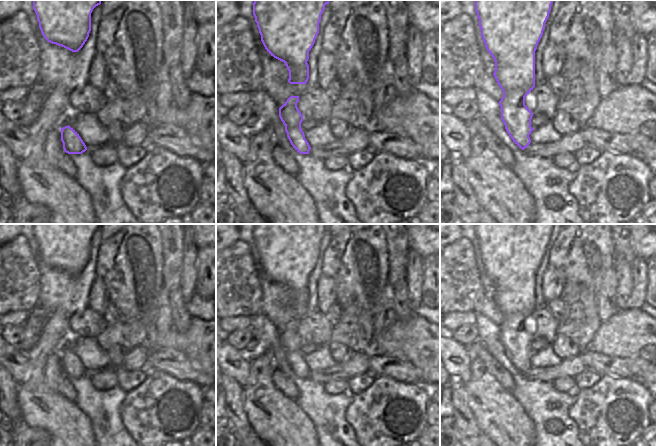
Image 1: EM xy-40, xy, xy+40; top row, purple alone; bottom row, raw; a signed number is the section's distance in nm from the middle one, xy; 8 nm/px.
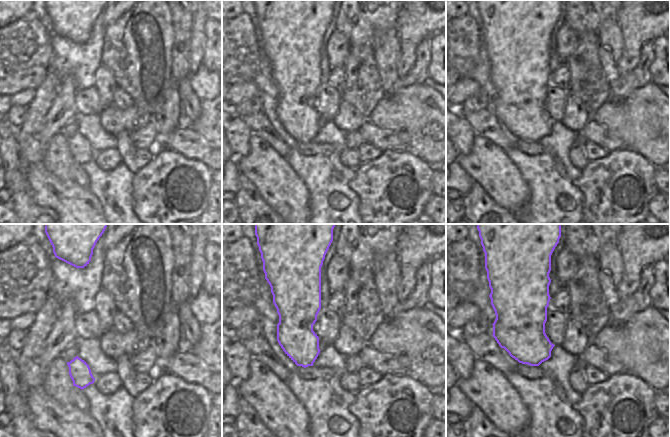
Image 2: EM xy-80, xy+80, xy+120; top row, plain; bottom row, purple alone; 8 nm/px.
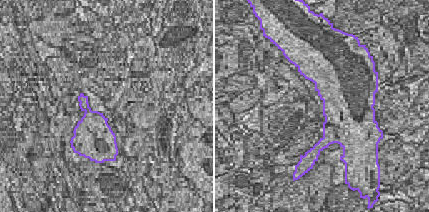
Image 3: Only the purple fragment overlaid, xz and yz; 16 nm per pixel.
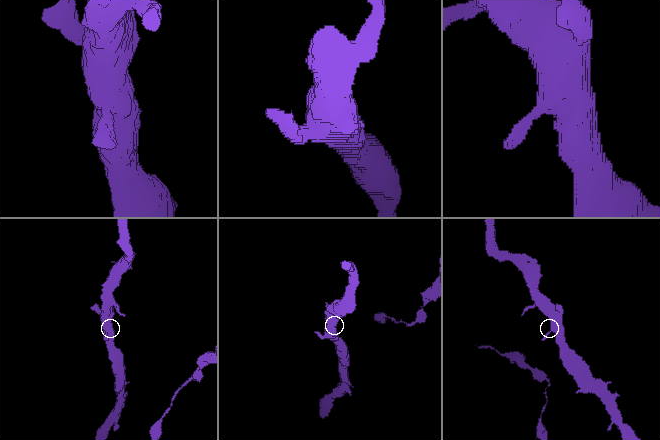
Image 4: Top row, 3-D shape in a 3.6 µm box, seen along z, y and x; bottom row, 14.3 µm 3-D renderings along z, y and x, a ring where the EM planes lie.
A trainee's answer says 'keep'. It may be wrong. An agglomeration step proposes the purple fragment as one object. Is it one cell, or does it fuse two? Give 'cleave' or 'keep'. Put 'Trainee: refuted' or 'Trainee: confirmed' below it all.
keep
Trainee: confirmed

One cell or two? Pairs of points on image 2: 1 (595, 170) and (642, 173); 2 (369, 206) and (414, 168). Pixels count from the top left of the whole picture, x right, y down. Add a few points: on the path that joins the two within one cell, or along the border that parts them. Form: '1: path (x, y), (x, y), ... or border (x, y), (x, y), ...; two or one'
1: path (607, 173), (630, 173); one
2: path (382, 193), (389, 179), (401, 172); one

